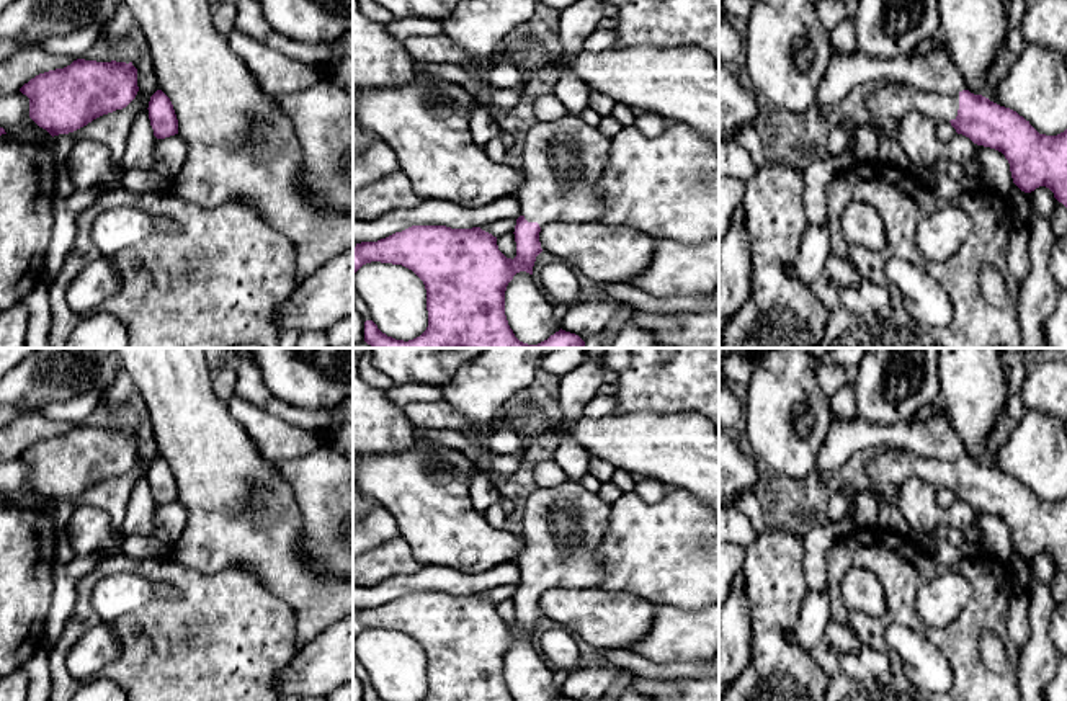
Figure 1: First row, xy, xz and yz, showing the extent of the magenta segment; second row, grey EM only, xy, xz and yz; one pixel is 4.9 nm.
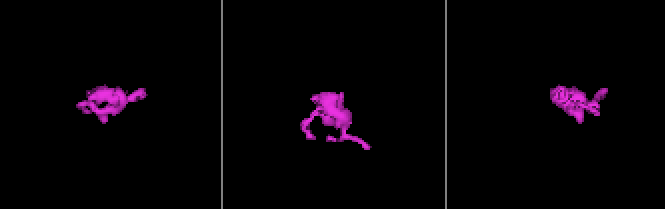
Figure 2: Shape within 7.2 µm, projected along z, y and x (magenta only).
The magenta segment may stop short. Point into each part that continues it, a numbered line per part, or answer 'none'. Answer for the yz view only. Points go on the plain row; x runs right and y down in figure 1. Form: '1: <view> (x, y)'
1: yz (888, 471)

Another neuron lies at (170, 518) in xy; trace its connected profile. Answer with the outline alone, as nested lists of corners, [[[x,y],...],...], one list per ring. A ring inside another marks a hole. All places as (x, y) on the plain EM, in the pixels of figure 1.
[[[178,500],[155,507],[155,536],[162,542],[173,546],[181,536],[185,525],[186,510]]]

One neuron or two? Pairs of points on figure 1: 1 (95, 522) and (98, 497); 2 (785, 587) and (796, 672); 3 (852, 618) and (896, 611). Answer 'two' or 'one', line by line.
1: two
2: one
3: one

